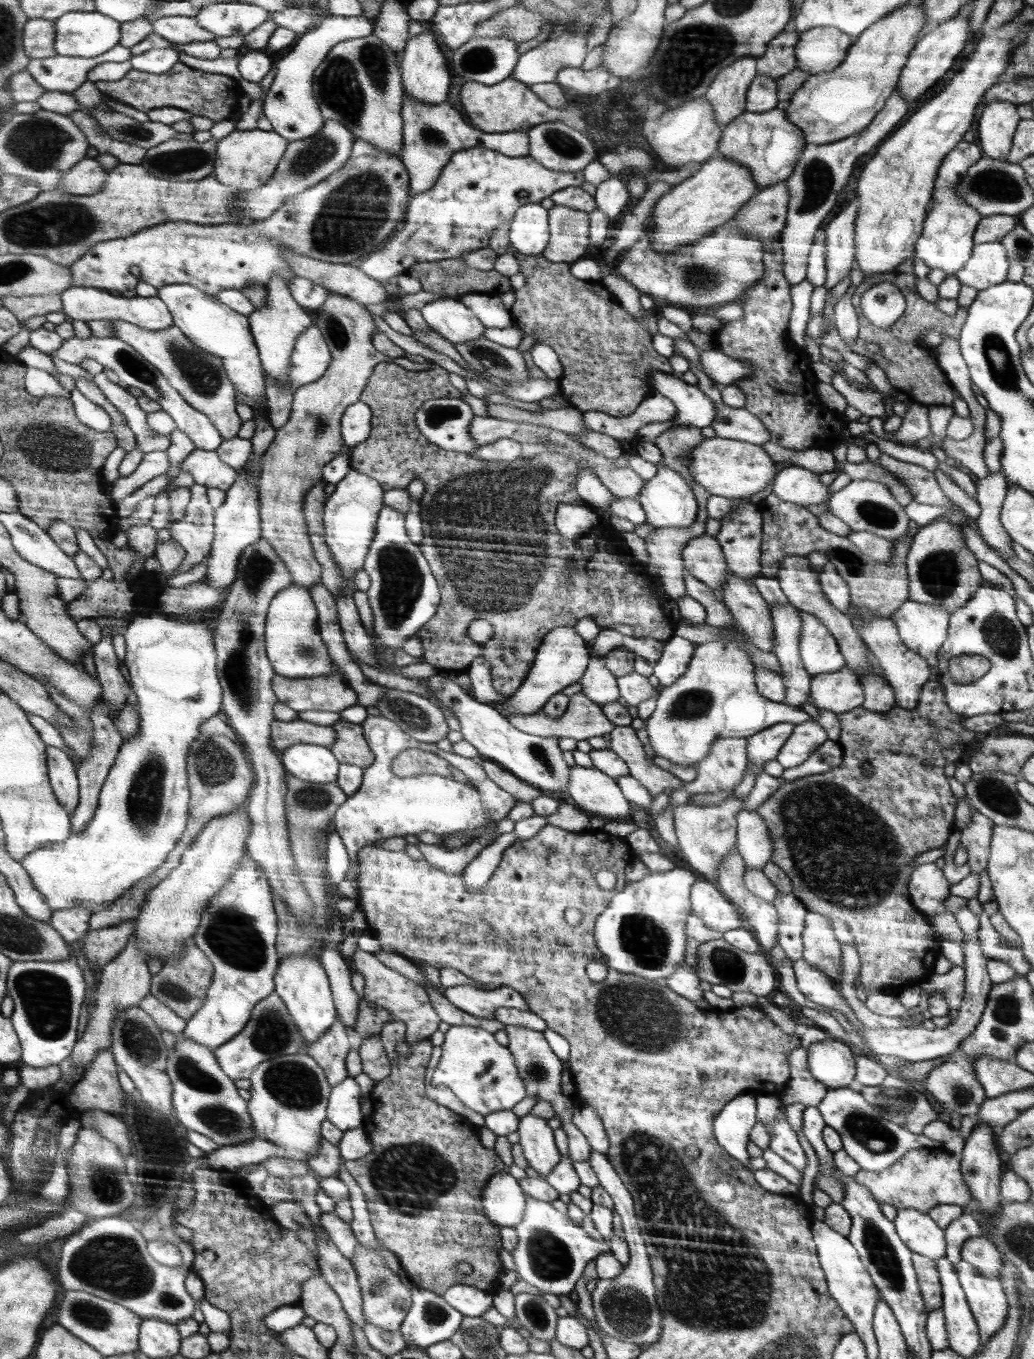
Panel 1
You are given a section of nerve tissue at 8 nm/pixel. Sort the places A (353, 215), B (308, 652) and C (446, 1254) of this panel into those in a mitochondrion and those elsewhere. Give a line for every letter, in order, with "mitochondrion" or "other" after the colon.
A: mitochondrion
B: mitochondrion
C: other

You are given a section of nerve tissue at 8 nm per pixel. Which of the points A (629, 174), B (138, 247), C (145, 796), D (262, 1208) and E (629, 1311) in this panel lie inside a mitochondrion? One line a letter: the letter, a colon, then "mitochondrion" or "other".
A: other
B: other
C: mitochondrion
D: other
E: mitochondrion

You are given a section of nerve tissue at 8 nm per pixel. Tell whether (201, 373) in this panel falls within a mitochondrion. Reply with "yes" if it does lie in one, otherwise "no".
yes

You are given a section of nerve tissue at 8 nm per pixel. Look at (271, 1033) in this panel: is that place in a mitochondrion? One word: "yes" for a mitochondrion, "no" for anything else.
yes

